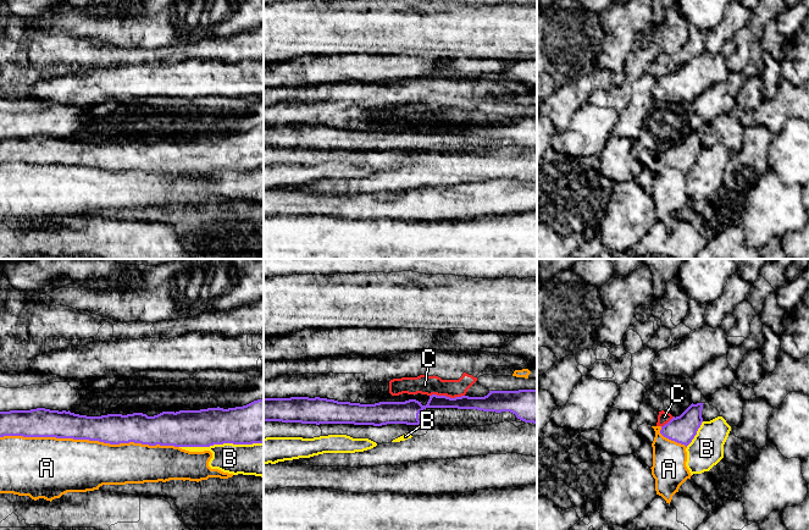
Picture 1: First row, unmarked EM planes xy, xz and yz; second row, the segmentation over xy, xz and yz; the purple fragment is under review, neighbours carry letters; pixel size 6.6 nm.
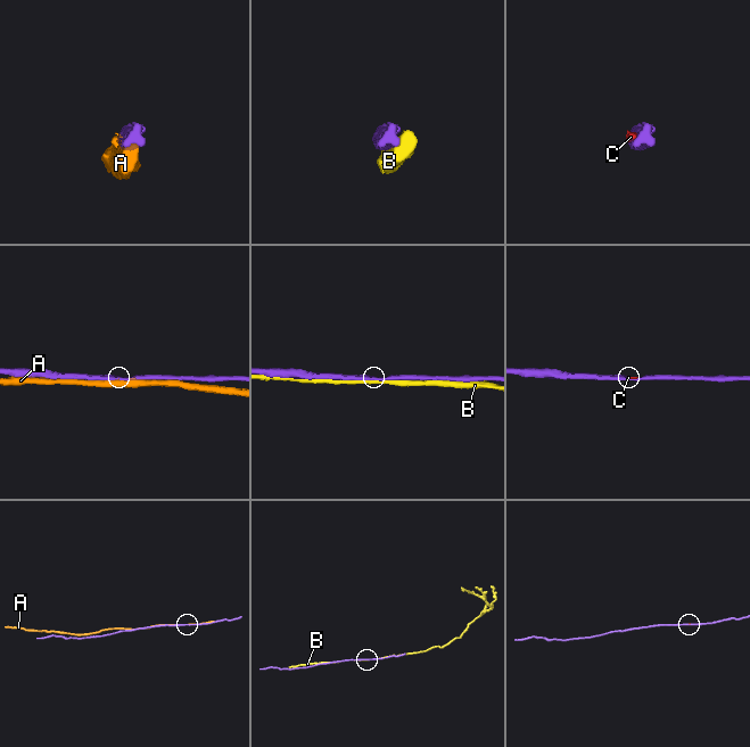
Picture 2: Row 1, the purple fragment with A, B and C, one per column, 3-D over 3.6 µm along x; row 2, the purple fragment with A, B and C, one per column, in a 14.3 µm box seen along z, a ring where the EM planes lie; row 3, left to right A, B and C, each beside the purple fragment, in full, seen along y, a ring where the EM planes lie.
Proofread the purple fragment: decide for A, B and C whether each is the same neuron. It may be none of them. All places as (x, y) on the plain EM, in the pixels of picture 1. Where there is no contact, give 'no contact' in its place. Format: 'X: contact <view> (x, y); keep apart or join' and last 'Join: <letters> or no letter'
A: contact xy (89, 166); keep apart
B: contact xy (221, 170); keep apart
C: contact xz (445, 122); keep apart
Join: no letter

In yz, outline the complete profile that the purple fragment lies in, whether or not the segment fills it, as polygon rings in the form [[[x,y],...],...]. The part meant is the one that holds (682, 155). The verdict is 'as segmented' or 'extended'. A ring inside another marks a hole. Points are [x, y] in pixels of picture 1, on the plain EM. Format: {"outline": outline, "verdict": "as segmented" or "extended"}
{"outline": [[[692,129],[680,143],[674,143],[667,150],[661,153],[660,160],[687,173],[703,149],[703,131],[704,129]]], "verdict": "as segmented"}

